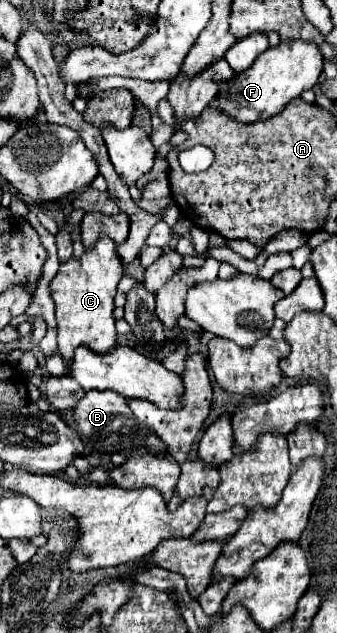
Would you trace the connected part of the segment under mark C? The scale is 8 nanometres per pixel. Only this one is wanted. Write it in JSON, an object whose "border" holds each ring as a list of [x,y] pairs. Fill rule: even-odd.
{"border":[[[98,241],[84,251],[80,259],[68,259],[60,263],[56,277],[50,283],[50,293],[56,303],[56,321],[58,321],[58,349],[68,363],[74,355],[74,349],[80,345],[90,347],[96,353],[110,351],[116,345],[116,327],[114,327],[114,295],[116,285],[122,279],[122,261],[118,261],[114,241]]]}

